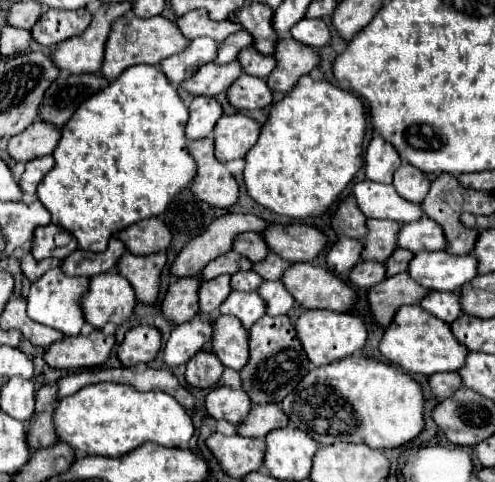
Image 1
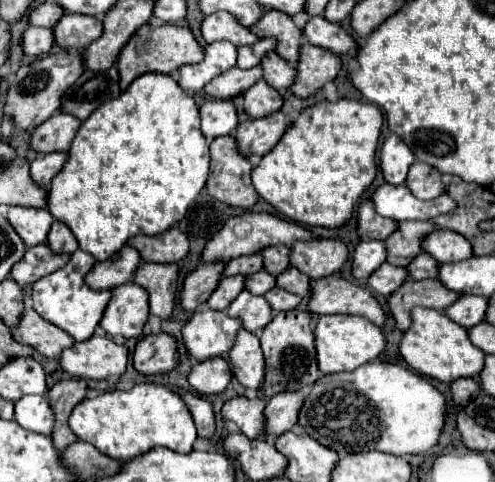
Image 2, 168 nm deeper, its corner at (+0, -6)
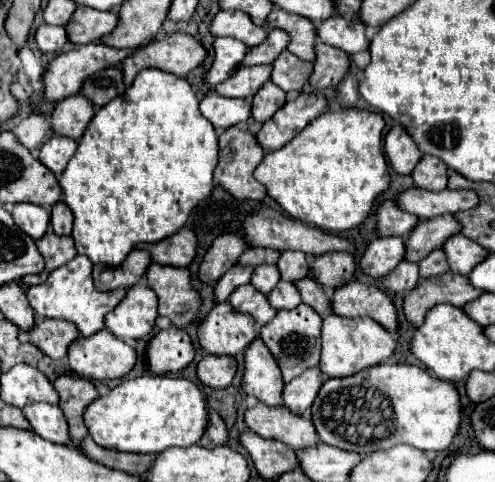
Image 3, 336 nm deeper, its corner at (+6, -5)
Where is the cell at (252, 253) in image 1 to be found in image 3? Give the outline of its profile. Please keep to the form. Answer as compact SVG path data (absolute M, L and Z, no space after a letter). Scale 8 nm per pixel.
M292 250L282 252L276 262L276 268L278 268L282 280L294 282L294 280L308 276L308 260L302 252L292 252Z

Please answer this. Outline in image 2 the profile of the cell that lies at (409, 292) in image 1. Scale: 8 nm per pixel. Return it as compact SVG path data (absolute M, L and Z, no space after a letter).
M422 279L422 281L406 281L390 299L390 313L396 319L398 329L406 331L410 327L410 317L414 307L430 307L430 309L446 309L460 293L442 287L438 279Z

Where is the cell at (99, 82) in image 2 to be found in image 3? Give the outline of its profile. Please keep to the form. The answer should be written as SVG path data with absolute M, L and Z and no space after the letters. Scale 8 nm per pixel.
M110 66L108 70L100 70L100 74L92 74L92 78L84 80L80 94L92 102L94 108L100 108L120 96L124 92L122 68Z

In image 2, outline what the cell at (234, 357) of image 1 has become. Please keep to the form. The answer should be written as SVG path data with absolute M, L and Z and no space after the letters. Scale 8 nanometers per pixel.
M240 331L230 351L230 363L236 379L250 389L260 391L264 385L264 355L260 339L250 331Z

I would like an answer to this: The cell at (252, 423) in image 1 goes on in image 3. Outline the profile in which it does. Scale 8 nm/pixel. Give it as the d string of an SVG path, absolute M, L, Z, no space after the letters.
M310 368L292 382L288 382L282 390L282 402L284 408L288 408L292 414L306 414L306 410L312 406L312 400L316 398L320 386L324 382L324 376L318 368Z

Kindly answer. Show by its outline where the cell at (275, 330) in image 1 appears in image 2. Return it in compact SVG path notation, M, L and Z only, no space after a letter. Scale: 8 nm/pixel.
M280 311L274 319L262 329L260 343L266 359L266 381L262 393L266 397L274 397L280 391L304 391L308 393L316 379L320 377L318 361L316 361L316 345L314 345L314 327L310 311Z

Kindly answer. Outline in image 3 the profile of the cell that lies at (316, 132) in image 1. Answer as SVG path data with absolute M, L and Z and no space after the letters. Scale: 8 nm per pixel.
M342 108L338 112L326 110L314 118L292 142L264 156L254 170L254 178L266 186L266 194L274 198L292 218L326 232L342 232L364 222L370 214L374 198L390 184L386 158L382 152L382 128L384 118L378 112L362 108Z

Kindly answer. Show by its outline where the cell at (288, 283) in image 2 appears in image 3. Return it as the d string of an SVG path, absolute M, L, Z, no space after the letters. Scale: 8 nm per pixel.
M302 278L300 282L294 282L294 286L298 288L304 304L312 306L322 316L330 312L330 298L324 294L318 282L314 282L312 278Z

